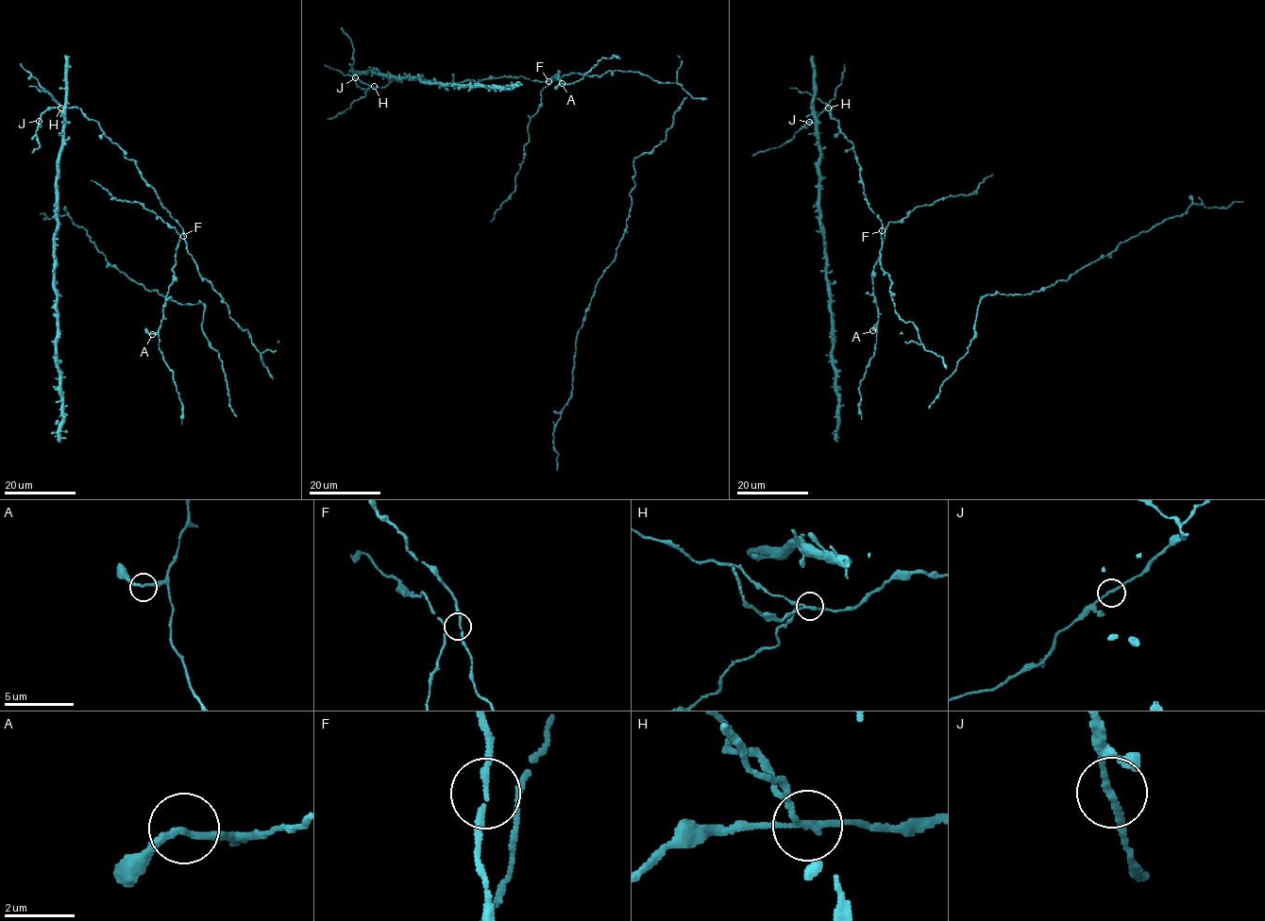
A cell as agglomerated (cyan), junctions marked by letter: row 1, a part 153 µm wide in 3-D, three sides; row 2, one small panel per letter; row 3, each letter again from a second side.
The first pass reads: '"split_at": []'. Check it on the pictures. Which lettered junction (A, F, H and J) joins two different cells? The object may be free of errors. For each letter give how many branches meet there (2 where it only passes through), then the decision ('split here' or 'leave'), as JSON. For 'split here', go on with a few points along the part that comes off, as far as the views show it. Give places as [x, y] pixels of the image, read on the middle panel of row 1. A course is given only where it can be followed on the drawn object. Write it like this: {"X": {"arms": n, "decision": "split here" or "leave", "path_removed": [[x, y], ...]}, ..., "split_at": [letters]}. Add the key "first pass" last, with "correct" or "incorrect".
{"A": {"arms": 2, "decision": "leave"}, "F": {"arms": 3, "decision": "leave"}, "H": {"arms": 3, "decision": "split here", "path_removed": [[374, 87], [349, 108], [328, 119]]}, "J": {"arms": 2, "decision": "leave"}, "split_at": ["H"], "first pass": "incorrect"}

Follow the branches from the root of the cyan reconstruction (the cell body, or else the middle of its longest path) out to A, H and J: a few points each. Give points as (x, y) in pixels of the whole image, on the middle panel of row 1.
A: (578, 74), (549, 80), (548, 86), (554, 76), (567, 85), (561, 83)
H: (578, 74), (546, 81), (522, 76), (504, 76), (446, 84), (397, 77), (384, 87), (374, 87)
J: (578, 74), (546, 81), (504, 76), (446, 84), (397, 77), (384, 87), (366, 90), (358, 87), (355, 77)

